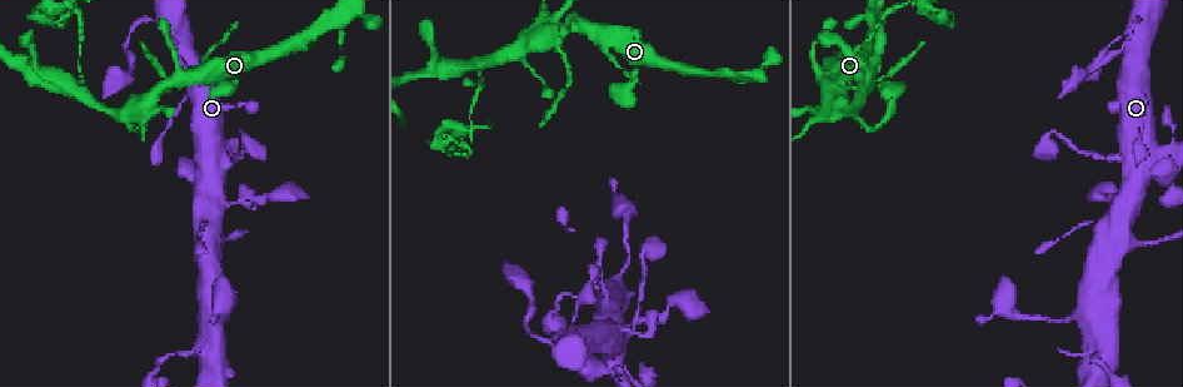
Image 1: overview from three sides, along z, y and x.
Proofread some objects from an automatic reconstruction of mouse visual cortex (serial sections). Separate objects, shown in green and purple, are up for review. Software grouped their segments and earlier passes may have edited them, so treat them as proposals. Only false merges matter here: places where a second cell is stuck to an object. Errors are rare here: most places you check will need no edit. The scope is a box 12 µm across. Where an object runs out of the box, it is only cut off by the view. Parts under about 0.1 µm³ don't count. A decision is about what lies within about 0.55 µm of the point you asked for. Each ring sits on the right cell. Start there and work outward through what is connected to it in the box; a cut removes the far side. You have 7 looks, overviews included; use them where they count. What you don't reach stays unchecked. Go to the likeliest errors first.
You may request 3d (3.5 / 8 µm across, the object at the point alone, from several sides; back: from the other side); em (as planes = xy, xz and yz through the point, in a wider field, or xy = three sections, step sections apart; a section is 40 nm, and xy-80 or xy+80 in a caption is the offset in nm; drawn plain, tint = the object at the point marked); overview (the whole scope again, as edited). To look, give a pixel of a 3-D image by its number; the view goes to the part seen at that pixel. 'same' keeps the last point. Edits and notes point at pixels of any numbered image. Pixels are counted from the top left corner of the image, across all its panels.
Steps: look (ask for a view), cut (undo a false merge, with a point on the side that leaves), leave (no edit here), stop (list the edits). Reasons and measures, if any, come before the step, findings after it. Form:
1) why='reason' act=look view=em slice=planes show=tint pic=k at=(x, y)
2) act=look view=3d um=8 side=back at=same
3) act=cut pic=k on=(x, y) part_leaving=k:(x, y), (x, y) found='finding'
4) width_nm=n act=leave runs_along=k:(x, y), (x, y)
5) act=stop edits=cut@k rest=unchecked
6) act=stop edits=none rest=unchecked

why='a fork' act=look view=3d um=3.5 pic=1 at=(824, 115)

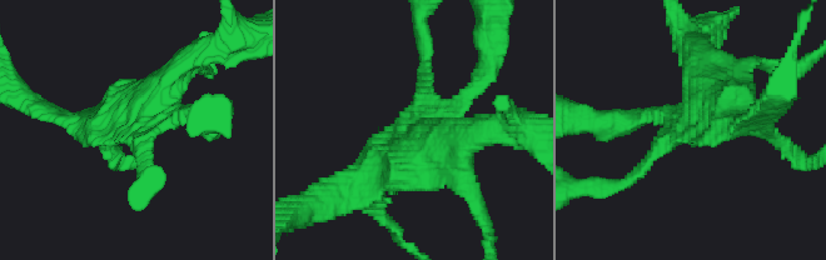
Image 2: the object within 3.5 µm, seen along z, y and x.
arms=4 arm_widths_nm=200,200,300,350 why='shape alone is not enough' act=look view=em slice=xy step=2 show=tint pic=2 at=(141, 124)

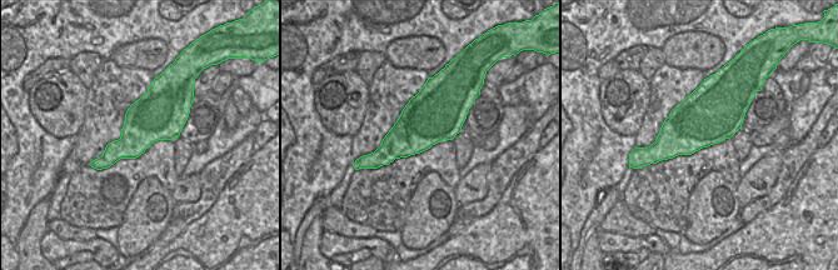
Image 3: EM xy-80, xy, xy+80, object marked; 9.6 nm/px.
act=leave runs_along=2:(198, 51), (128, 116), (74, 120) found='continuous, no second cell'

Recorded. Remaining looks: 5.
why='two arms in line, one across' act=look view=3d um=3.5 pic=1 at=(860, 93)

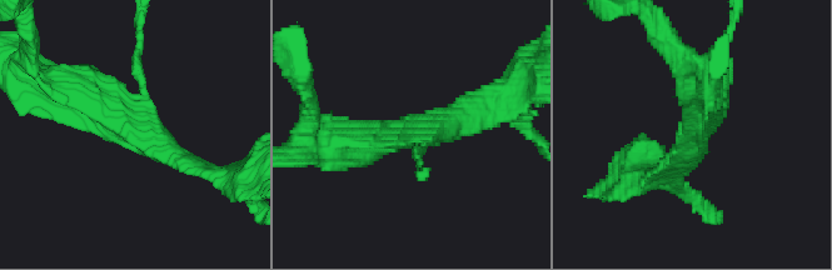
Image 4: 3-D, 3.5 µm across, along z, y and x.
arms=3 arm_widths_nm=150,250,400 why='now the EM' act=look view=em slice=planes show=tint pic=4 at=(693, 134)

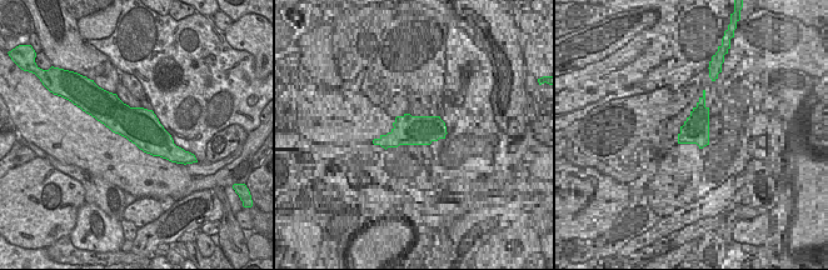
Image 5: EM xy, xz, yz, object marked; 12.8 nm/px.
width_nm=460 act=leave runs_along=4:(213, 170), (159, 148), (71, 90) found='one cell here'

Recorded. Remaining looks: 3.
why='abrupt turn' act=look view=3d um=3.5 pic=1 at=(349, 15)

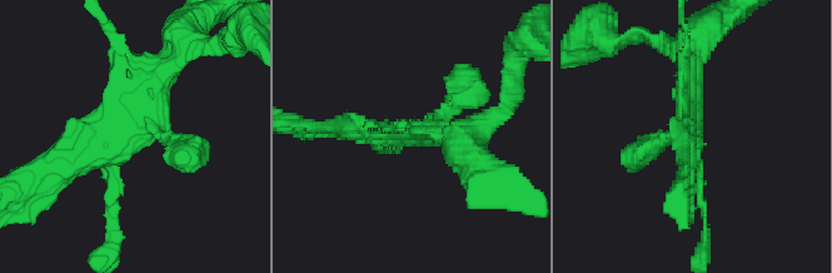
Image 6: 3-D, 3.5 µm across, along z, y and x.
why='now the EM' act=look view=em slice=xy step=3 show=tint pic=6 at=(133, 126)

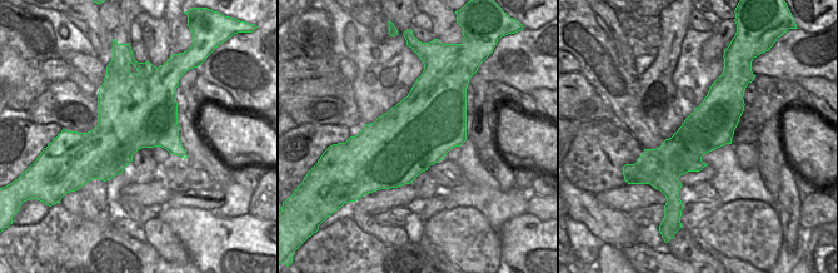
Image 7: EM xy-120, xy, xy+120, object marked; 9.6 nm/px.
act=leave runs_along=6:(342, 129), (426, 133), (464, 84) found='all the same cell'

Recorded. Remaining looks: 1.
act=stop edits=none rest=unchecked

